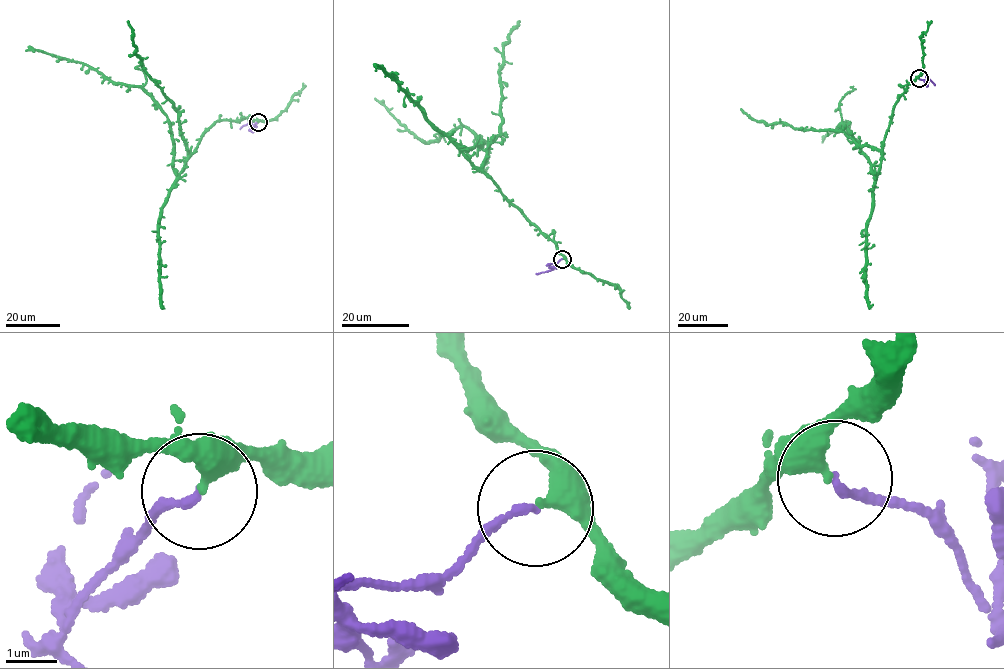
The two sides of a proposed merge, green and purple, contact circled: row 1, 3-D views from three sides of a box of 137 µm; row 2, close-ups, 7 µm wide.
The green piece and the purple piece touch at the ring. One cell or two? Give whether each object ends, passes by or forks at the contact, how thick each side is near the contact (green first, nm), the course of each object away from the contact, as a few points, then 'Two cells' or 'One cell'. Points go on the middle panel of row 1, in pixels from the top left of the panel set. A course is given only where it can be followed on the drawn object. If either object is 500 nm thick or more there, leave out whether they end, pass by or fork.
At the ring green passes by. At the ring purple ends. Thickness 320 nm (green) against 140 nm. Course of green: (562, 259), (557, 245), (460, 148), (480, 147), (483, 142), (464, 126), (436, 141), (422, 141), (374, 98). Course of purple: (562, 259), (551, 264), (551, 270), (536, 274). Two cells

